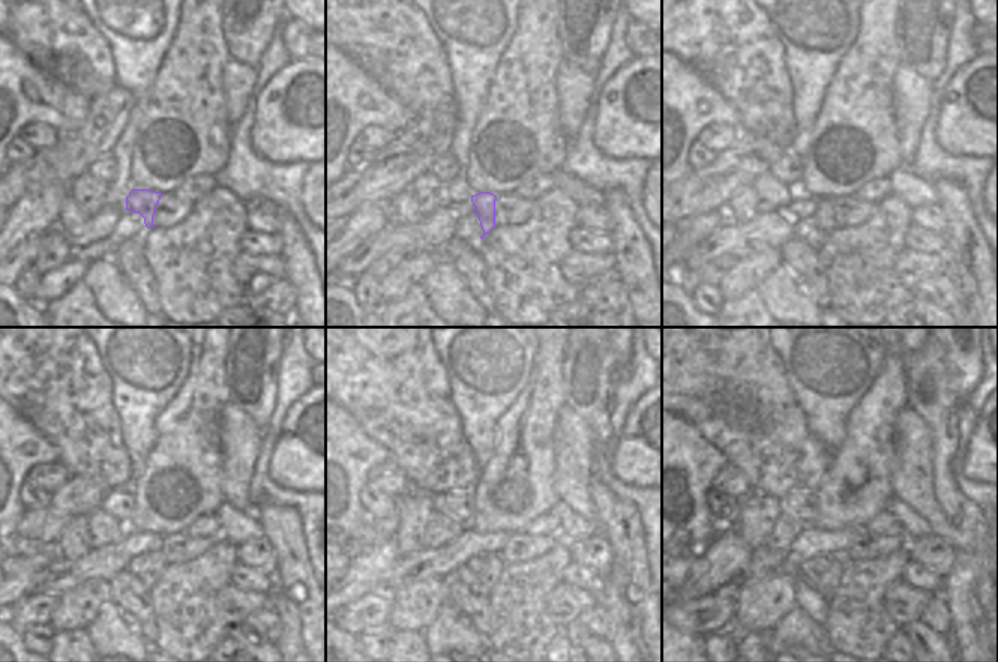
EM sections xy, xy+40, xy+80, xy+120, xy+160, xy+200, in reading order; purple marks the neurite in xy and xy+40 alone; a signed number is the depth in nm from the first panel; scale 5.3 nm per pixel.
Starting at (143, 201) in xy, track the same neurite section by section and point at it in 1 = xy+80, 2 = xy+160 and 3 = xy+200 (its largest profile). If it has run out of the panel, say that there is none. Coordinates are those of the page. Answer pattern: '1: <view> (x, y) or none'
1: xy+80 (824, 215)
2: xy+160 (494, 568)
3: xy+200 (827, 581)

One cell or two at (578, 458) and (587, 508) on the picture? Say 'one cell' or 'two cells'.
one cell

